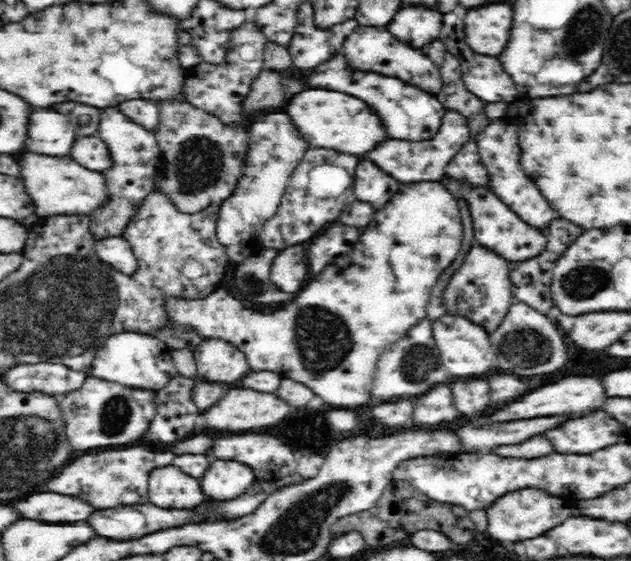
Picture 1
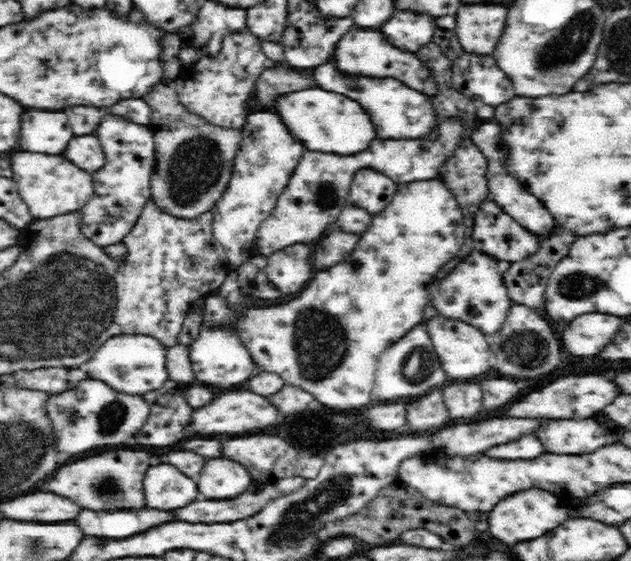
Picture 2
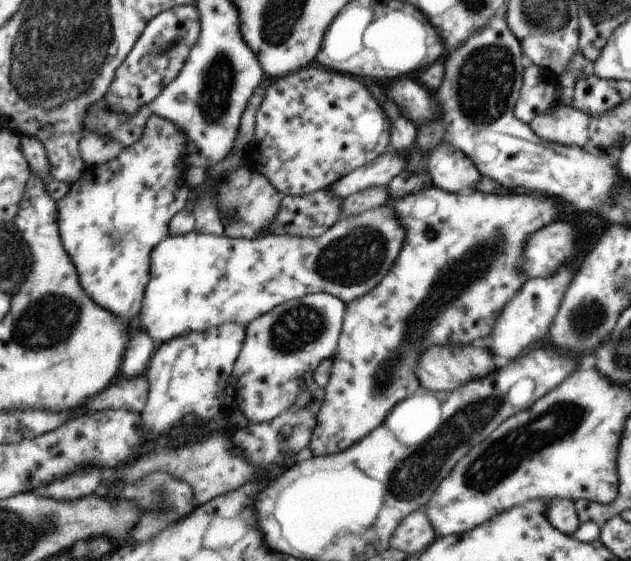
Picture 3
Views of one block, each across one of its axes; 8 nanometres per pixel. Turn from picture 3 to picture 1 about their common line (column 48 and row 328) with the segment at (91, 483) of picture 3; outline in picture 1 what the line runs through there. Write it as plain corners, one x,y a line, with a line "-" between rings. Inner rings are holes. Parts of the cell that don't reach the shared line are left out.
474,243
466,253
464,263
451,276
446,286
444,299
448,313
458,313
479,323
489,333
494,332
503,321
509,306
516,301
511,292
510,271
514,266
512,261
505,260
498,253

